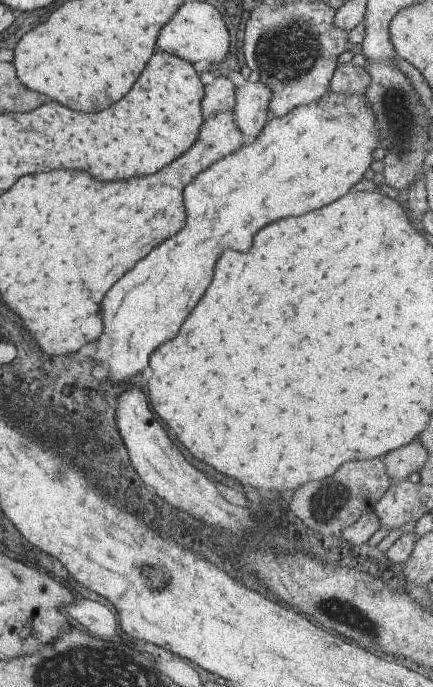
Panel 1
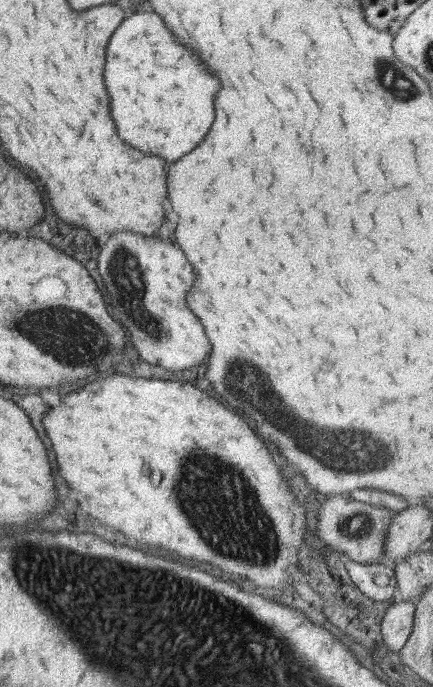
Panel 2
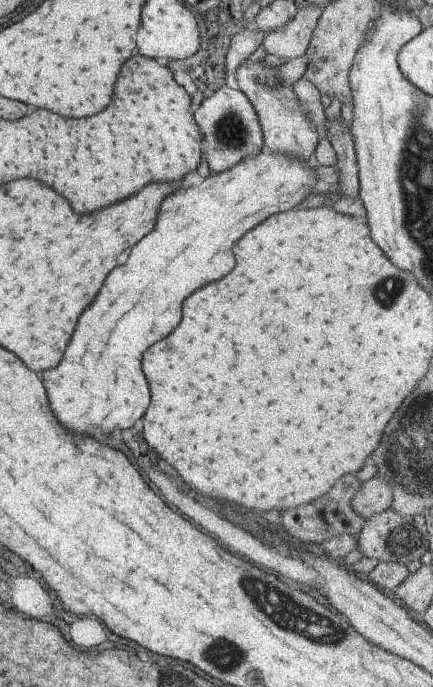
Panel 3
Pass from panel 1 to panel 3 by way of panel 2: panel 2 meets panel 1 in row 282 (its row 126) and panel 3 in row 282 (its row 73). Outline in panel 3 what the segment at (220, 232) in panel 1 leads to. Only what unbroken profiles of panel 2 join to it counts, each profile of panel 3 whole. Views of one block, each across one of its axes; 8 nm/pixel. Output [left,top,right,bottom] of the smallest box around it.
[43,145,313,436]

